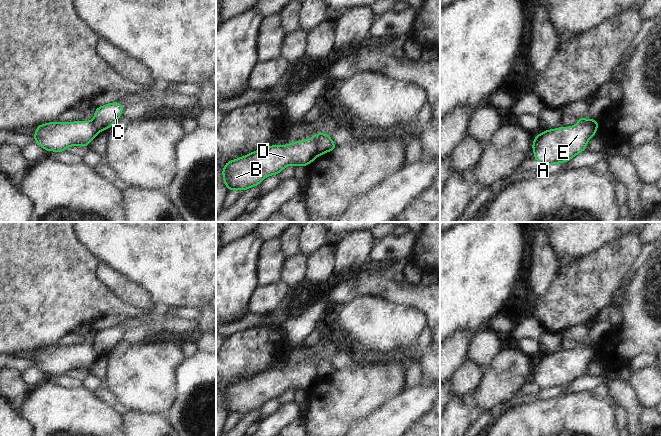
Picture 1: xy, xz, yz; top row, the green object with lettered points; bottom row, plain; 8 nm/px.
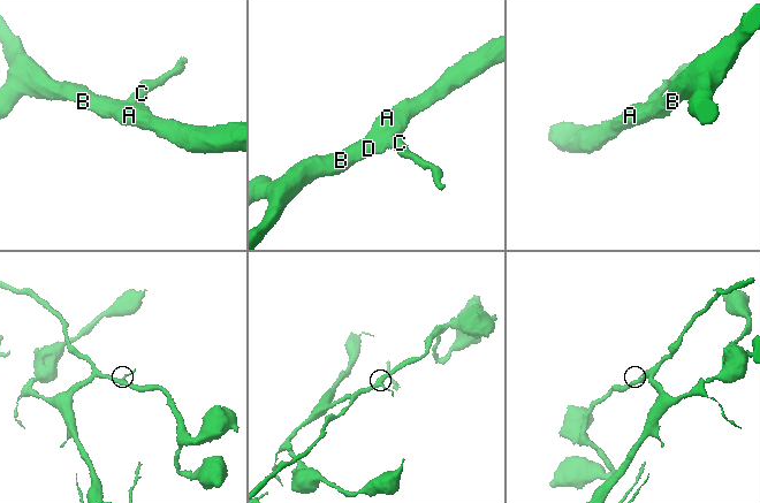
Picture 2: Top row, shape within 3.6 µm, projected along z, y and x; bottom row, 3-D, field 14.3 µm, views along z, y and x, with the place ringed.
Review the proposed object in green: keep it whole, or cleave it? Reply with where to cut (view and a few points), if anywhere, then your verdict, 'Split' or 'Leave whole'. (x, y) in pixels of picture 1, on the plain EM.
Split along xz (322, 357), (315, 363), (316, 379). Split.

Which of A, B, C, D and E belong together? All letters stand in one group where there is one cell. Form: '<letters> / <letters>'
A B D E / C

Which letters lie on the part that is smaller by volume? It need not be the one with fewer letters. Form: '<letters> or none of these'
C

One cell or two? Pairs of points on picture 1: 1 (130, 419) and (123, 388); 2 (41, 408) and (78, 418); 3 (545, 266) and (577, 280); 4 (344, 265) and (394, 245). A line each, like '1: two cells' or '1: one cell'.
1: two cells
2: one cell
3: two cells
4: one cell

